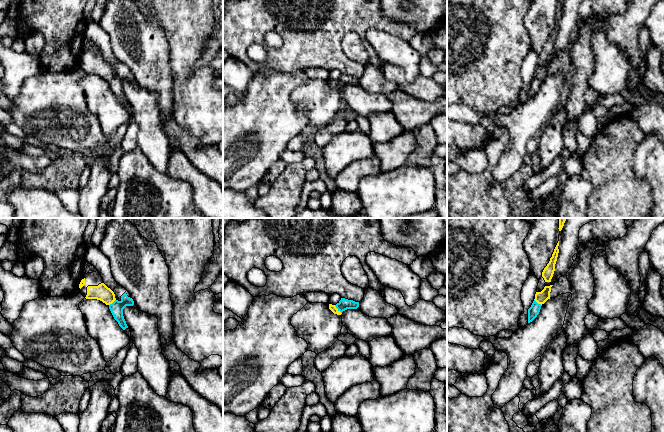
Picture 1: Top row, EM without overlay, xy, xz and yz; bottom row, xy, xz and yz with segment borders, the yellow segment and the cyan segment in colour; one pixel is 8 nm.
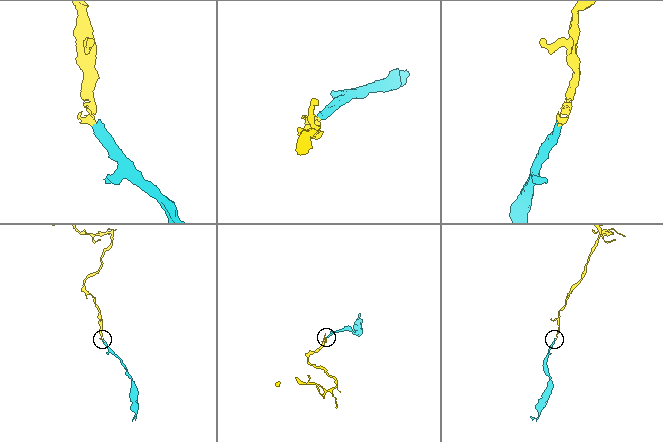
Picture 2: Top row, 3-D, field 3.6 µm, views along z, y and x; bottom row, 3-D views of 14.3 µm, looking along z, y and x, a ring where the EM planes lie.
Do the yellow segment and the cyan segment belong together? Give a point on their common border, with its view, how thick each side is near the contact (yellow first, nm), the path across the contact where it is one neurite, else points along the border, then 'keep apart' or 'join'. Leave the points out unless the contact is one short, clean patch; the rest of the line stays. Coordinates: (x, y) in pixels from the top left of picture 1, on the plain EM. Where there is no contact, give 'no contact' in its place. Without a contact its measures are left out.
meets yellow in xz at (337, 85); 50 nm thick on the yellow side, 90 nm on the other; runs through xz (333, 84), (337, 85), (344, 80); join

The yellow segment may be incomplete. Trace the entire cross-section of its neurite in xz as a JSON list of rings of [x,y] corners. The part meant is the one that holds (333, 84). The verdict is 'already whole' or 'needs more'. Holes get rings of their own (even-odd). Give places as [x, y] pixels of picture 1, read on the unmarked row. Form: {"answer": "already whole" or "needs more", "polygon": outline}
{"answer": "needs more", "polygon": [[[341,74],[341,76],[336,80],[329,80],[329,85],[337,91],[341,91],[343,87],[347,85],[357,85],[359,83],[359,78],[355,78],[353,76],[348,76],[345,74]]]}

